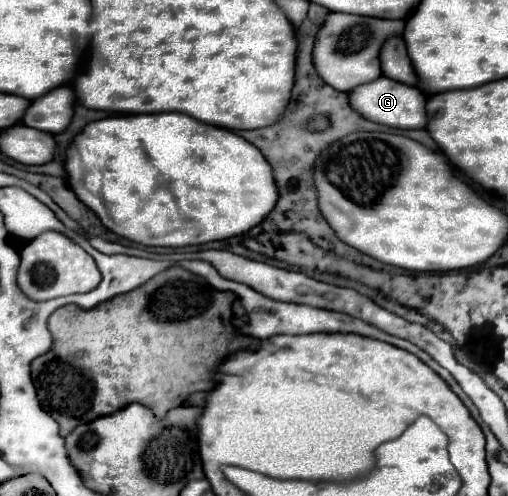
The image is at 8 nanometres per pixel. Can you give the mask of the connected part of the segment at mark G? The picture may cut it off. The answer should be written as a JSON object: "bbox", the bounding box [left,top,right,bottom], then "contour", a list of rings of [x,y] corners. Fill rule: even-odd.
{"bbox":[349,76,427,130],"contour":[[[385,76],[373,80],[373,82],[367,82],[365,86],[357,86],[353,92],[349,92],[349,100],[351,100],[351,106],[363,118],[367,118],[371,122],[377,122],[377,124],[391,126],[391,128],[419,130],[419,128],[425,128],[425,122],[427,122],[427,118],[425,118],[427,96],[419,88],[389,80]]]}

